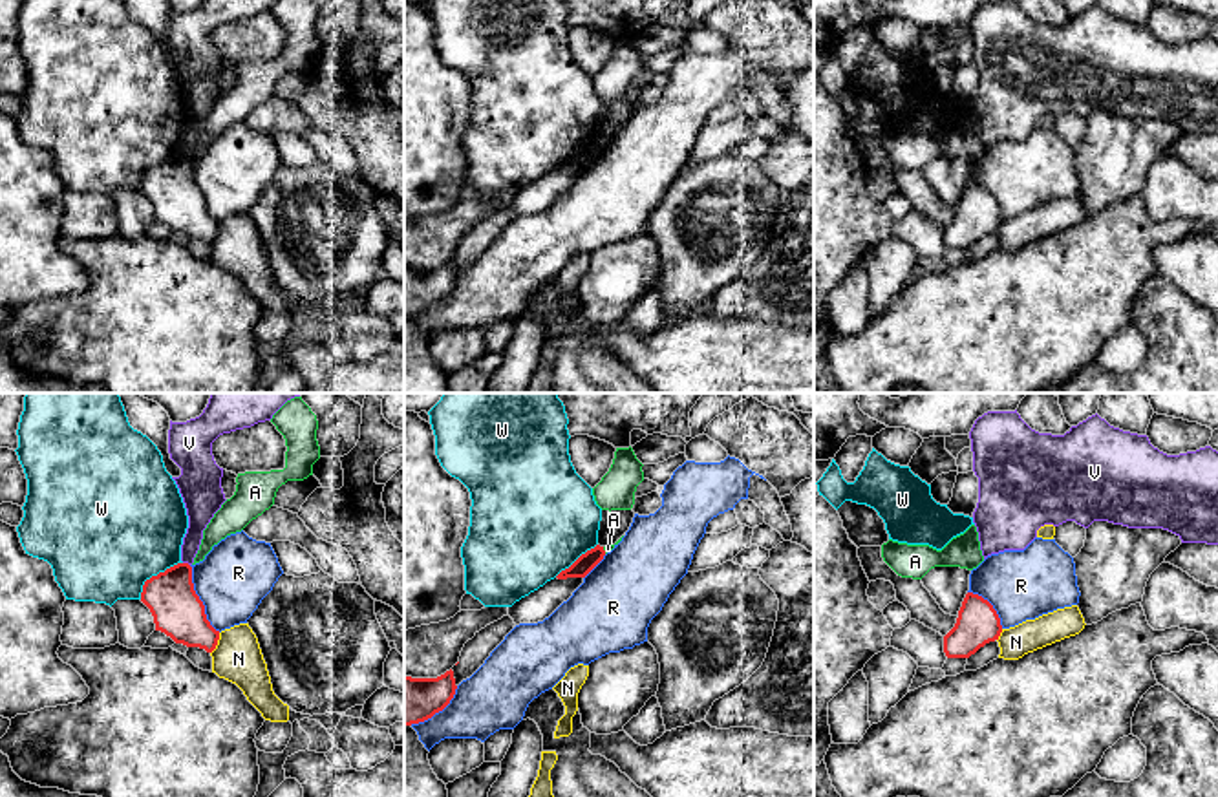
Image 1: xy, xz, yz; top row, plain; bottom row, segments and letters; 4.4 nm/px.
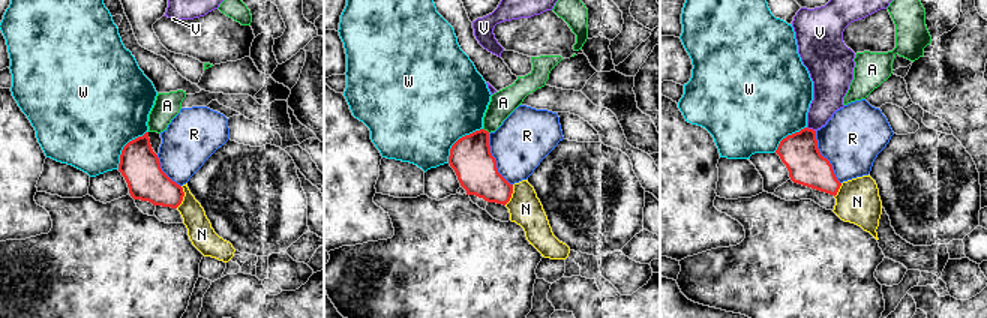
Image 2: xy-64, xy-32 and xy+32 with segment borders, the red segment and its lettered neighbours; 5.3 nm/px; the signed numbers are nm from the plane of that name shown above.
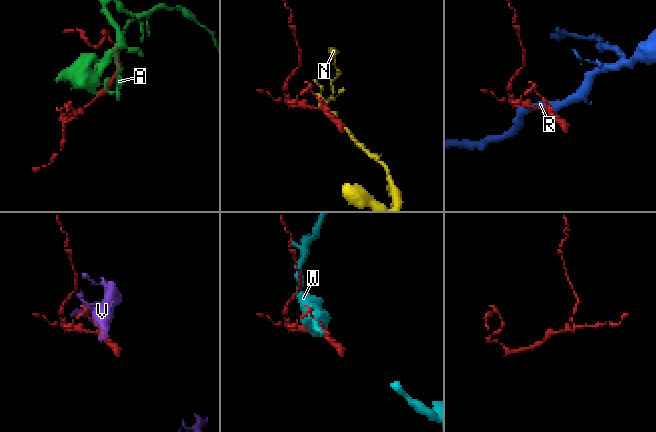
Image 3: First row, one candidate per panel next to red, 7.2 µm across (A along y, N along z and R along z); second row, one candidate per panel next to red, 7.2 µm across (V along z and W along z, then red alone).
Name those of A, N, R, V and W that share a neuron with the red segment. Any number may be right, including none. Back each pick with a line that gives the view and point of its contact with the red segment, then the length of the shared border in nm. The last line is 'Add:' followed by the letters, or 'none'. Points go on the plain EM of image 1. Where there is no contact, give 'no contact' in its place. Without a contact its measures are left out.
Add: none

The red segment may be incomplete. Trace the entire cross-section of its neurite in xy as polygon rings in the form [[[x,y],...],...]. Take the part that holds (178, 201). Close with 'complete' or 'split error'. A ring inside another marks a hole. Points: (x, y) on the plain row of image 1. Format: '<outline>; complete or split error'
[[[177,154],[144,172],[141,192],[150,199],[155,221],[176,234],[212,243],[219,230],[205,205],[205,196],[194,181],[192,157]]]; complete

